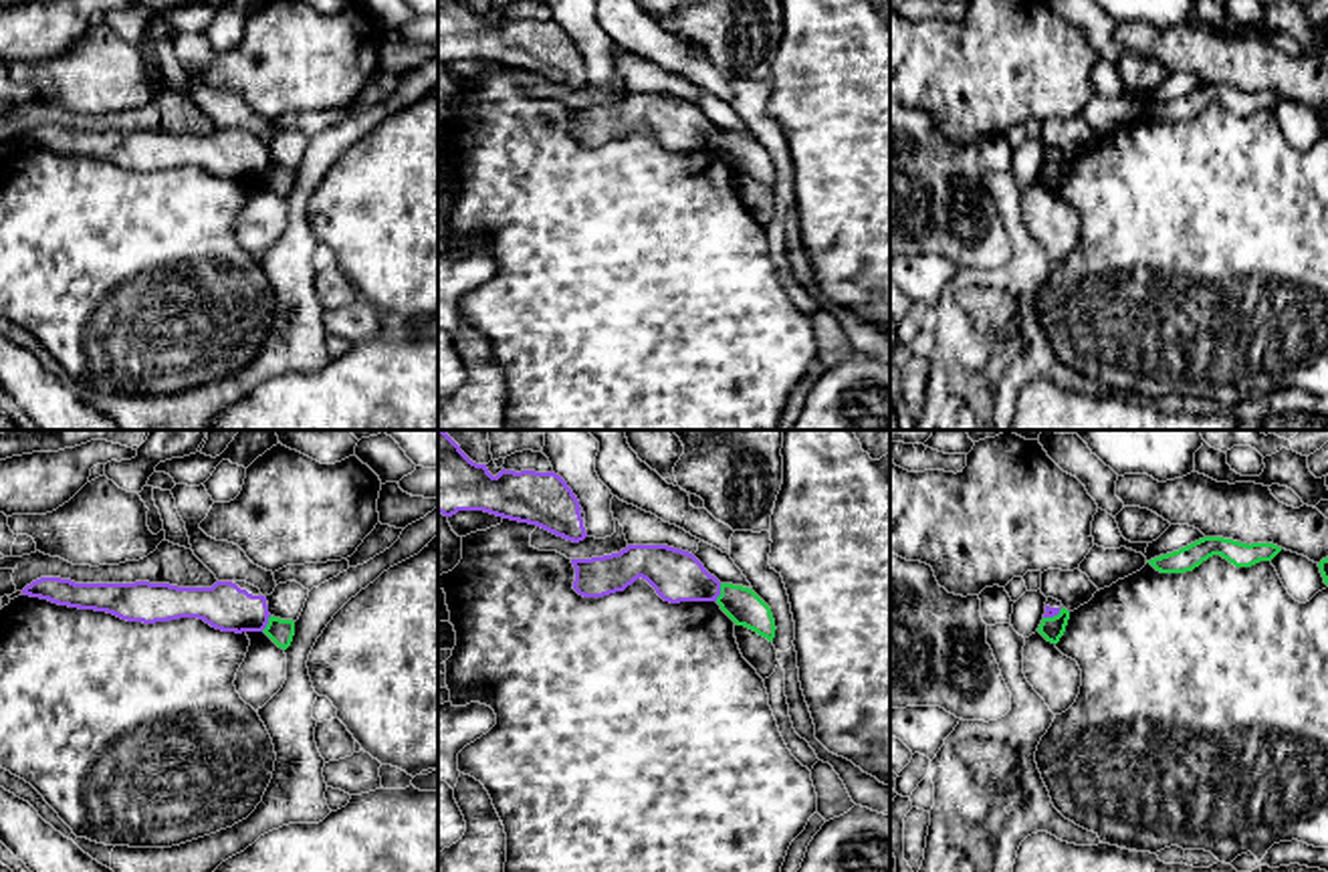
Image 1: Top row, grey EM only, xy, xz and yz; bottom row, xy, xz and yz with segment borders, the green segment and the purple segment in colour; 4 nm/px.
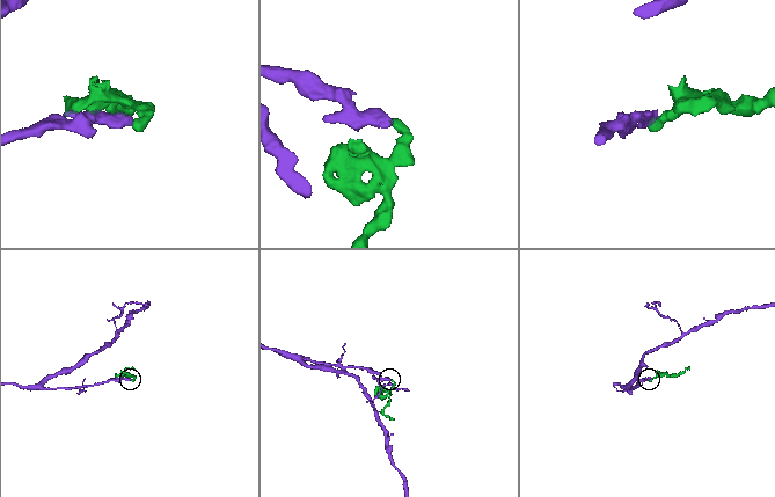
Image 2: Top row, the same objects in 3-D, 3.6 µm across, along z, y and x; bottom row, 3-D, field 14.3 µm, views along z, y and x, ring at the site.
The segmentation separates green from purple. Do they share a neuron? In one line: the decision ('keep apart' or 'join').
keep apart

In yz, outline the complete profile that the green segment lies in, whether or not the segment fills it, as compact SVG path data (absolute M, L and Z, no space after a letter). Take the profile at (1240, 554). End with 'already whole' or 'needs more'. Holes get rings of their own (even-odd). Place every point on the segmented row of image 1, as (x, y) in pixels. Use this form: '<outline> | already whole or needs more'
M1203 537L1179 551L1154 557L1150 563L1160 573L1185 573L1199 567L1213 555L1221 555L1235 567L1251 567L1259 561L1271 561L1282 547L1274 543L1239 543L1223 537Z | already whole

